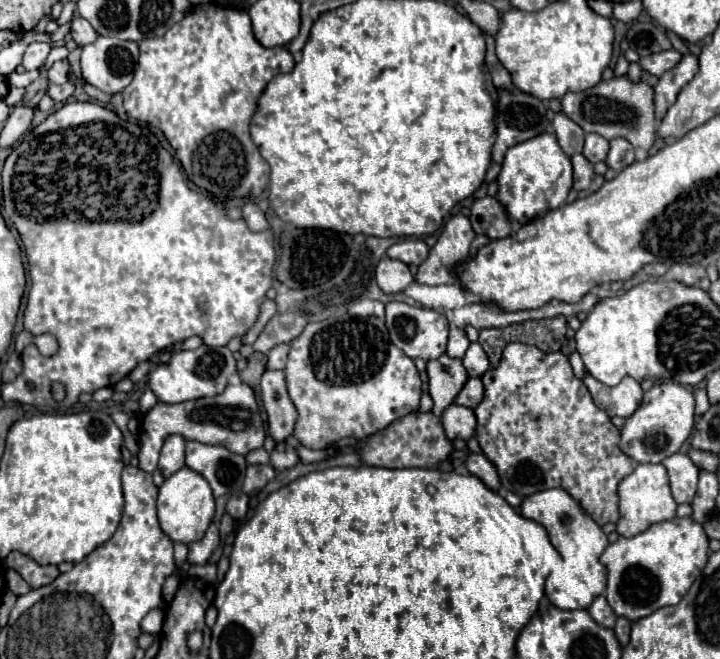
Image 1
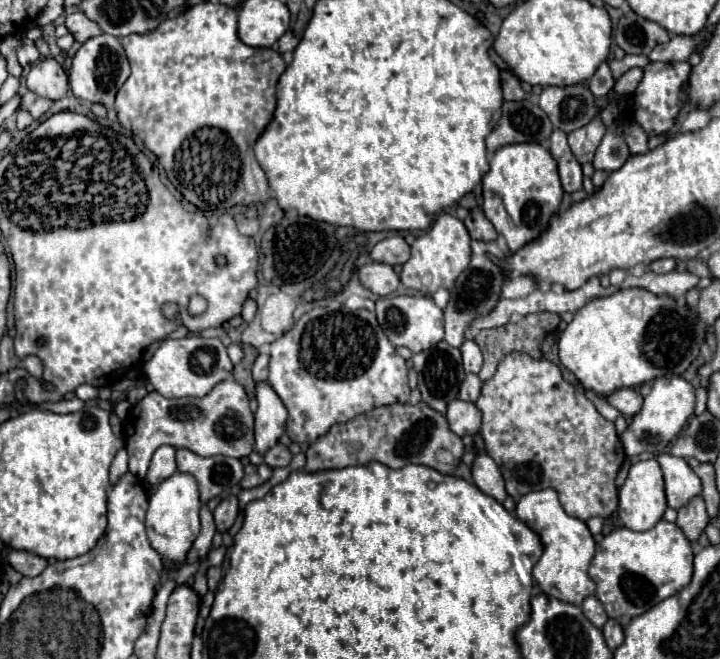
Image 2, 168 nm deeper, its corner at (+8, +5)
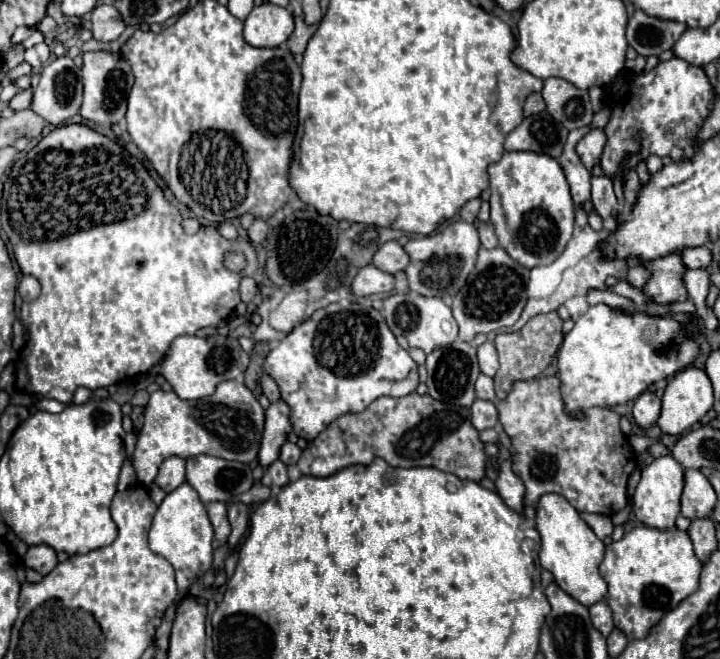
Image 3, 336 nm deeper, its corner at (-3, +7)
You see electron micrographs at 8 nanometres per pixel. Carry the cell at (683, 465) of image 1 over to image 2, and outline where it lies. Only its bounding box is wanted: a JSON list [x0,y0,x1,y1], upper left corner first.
[656,453,702,509]

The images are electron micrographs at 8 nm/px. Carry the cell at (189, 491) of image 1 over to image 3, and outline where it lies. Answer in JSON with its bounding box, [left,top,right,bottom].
[149,483,213,597]

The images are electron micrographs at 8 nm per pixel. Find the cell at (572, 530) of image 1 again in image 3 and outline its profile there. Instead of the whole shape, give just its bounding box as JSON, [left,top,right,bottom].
[537,493,607,607]

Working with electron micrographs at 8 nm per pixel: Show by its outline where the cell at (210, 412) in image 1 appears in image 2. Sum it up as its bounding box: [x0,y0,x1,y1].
[124,379,254,479]

